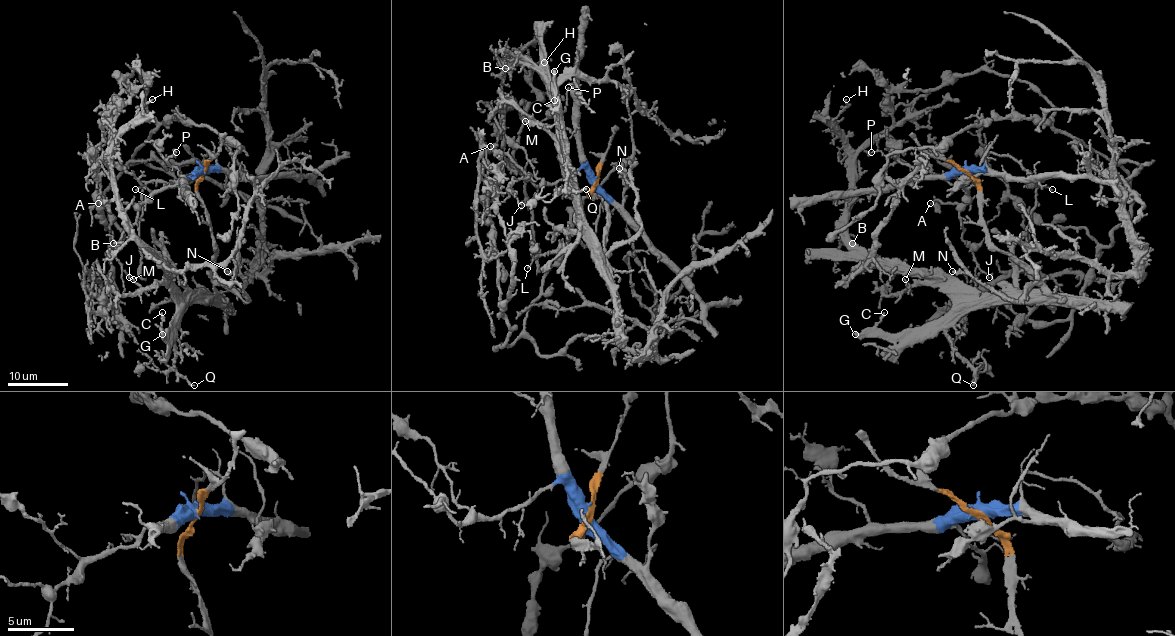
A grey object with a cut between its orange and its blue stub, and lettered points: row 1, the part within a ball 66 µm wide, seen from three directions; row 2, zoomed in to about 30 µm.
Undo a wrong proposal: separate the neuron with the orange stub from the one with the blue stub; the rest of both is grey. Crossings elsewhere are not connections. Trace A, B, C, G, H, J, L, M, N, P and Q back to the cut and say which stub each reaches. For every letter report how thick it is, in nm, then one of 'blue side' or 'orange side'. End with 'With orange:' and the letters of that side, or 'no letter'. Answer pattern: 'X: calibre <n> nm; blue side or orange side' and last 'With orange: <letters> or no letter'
A: calibre 140 nm; blue side
B: calibre 140 nm; orange side
C: calibre 150 nm; orange side
G: calibre 500 nm; orange side
H: calibre 130 nm; orange side
J: calibre 140 nm; blue side
L: calibre 90 nm; blue side
M: calibre 120 nm; orange side
N: calibre 160 nm; orange side
P: calibre 90 nm; blue side
Q: calibre 170 nm; orange side
With orange: B, C, G, H, M, N, Q

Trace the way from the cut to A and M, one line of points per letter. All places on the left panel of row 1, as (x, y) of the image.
A: (204, 171), (182, 176), (173, 185), (154, 191), (140, 203), (113, 200), (98, 203)
M: (204, 171), (198, 197), (210, 221), (214, 250), (213, 295), (184, 295), (167, 285), (143, 288), (133, 279)

